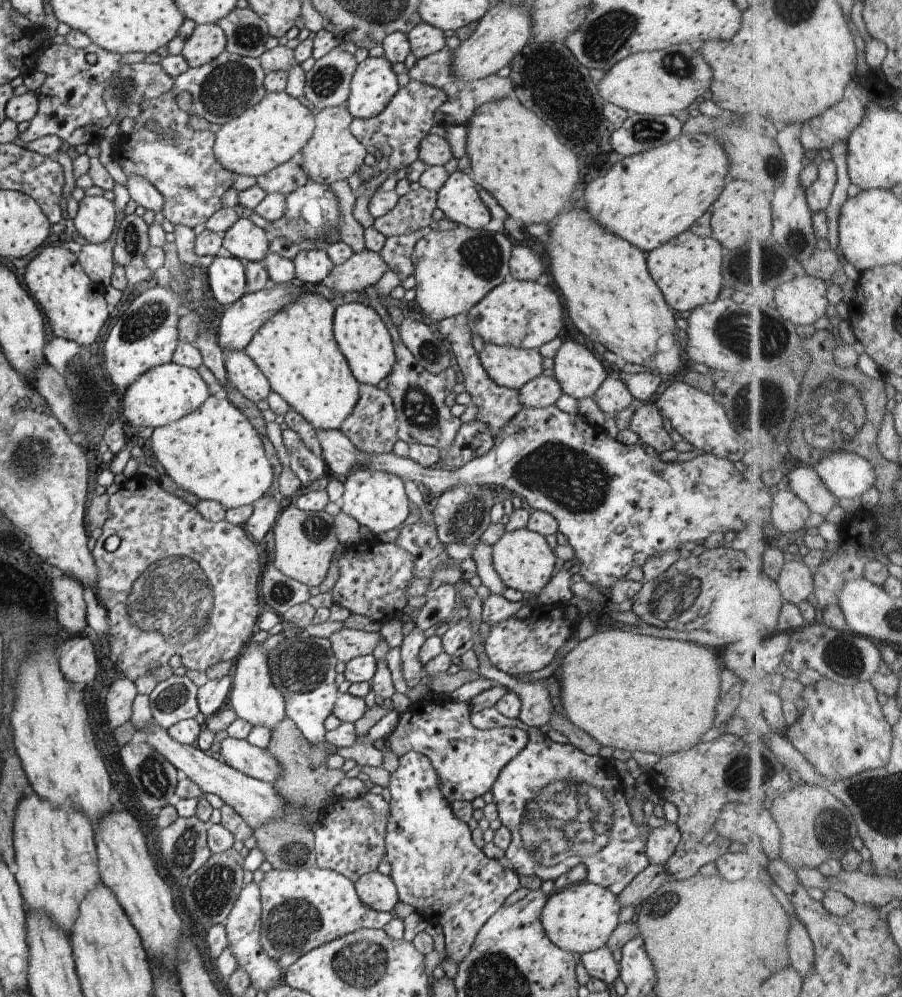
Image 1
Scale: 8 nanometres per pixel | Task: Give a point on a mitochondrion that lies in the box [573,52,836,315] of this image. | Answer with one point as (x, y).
(765, 262)

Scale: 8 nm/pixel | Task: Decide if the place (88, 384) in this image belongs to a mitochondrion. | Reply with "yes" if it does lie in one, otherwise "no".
no

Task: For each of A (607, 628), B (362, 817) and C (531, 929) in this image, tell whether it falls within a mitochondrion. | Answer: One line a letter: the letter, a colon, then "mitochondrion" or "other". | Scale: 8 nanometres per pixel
A: other
B: other
C: other

